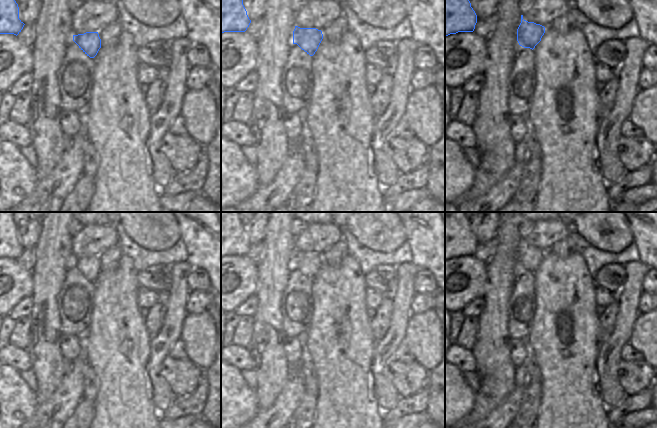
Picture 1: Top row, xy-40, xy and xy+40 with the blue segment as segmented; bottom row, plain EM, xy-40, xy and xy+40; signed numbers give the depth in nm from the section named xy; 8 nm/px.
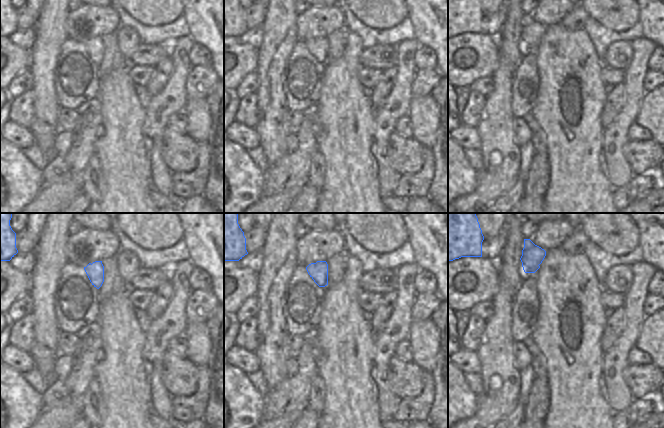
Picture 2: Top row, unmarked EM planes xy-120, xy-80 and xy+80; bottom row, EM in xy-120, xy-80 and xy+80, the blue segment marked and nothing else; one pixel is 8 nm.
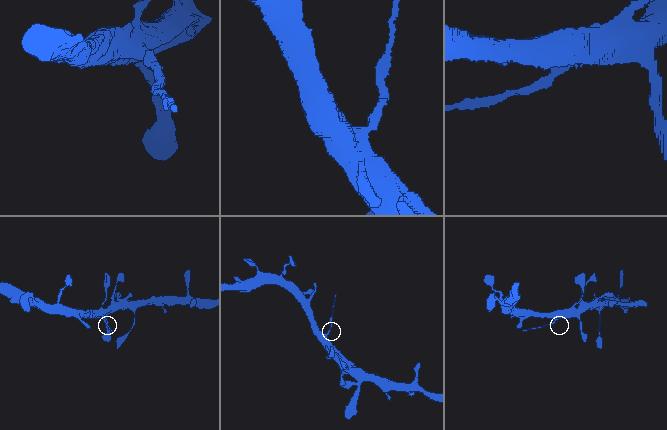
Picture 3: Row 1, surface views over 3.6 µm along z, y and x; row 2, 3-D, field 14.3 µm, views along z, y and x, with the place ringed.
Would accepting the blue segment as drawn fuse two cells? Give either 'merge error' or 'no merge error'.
merge error

